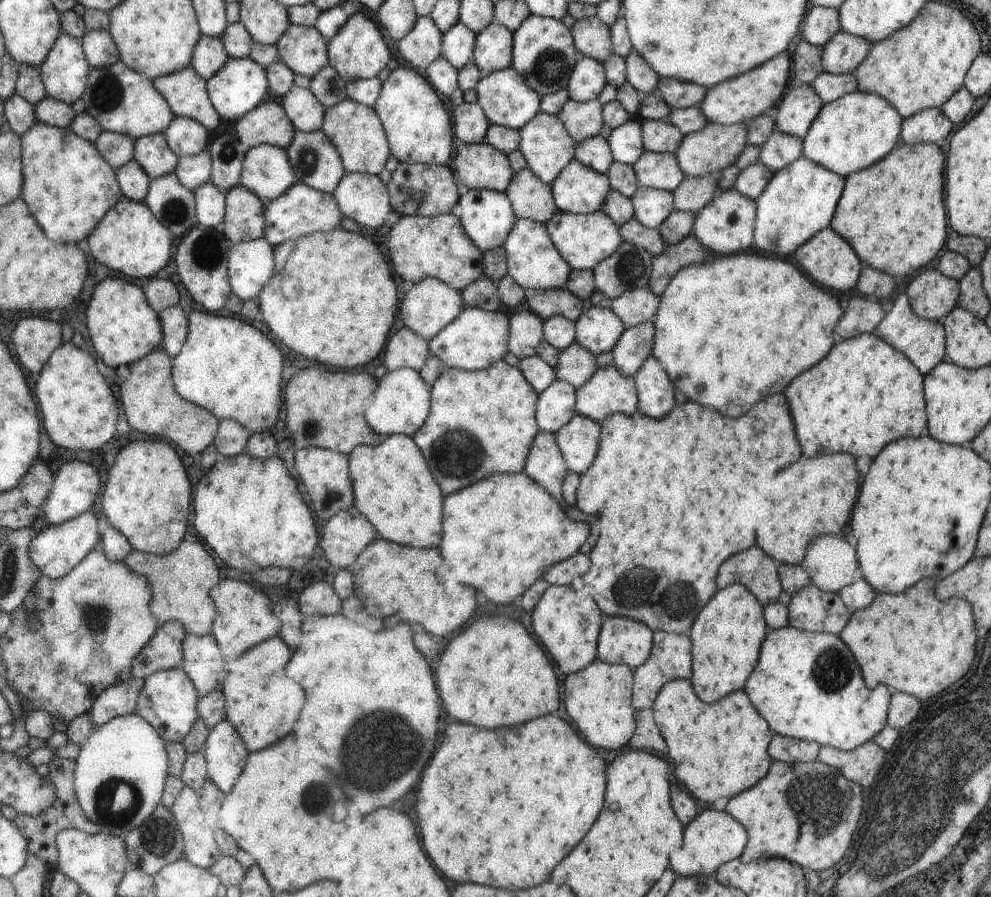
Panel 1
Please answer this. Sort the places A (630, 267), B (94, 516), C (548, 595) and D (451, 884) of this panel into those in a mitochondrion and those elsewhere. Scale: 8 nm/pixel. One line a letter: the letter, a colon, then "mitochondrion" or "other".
A: mitochondrion
B: other
C: other
D: other

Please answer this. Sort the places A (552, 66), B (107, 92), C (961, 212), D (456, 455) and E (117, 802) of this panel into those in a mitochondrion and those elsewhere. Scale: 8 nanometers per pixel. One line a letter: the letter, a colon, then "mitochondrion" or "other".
A: mitochondrion
B: mitochondrion
C: other
D: mitochondrion
E: mitochondrion

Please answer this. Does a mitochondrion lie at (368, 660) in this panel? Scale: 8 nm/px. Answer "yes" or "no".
no

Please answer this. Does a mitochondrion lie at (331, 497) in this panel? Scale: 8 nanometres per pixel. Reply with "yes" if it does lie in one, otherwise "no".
yes

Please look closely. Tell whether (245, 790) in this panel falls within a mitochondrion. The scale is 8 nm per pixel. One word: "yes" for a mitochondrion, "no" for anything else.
no

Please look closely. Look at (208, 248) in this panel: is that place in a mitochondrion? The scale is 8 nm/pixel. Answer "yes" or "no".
yes

